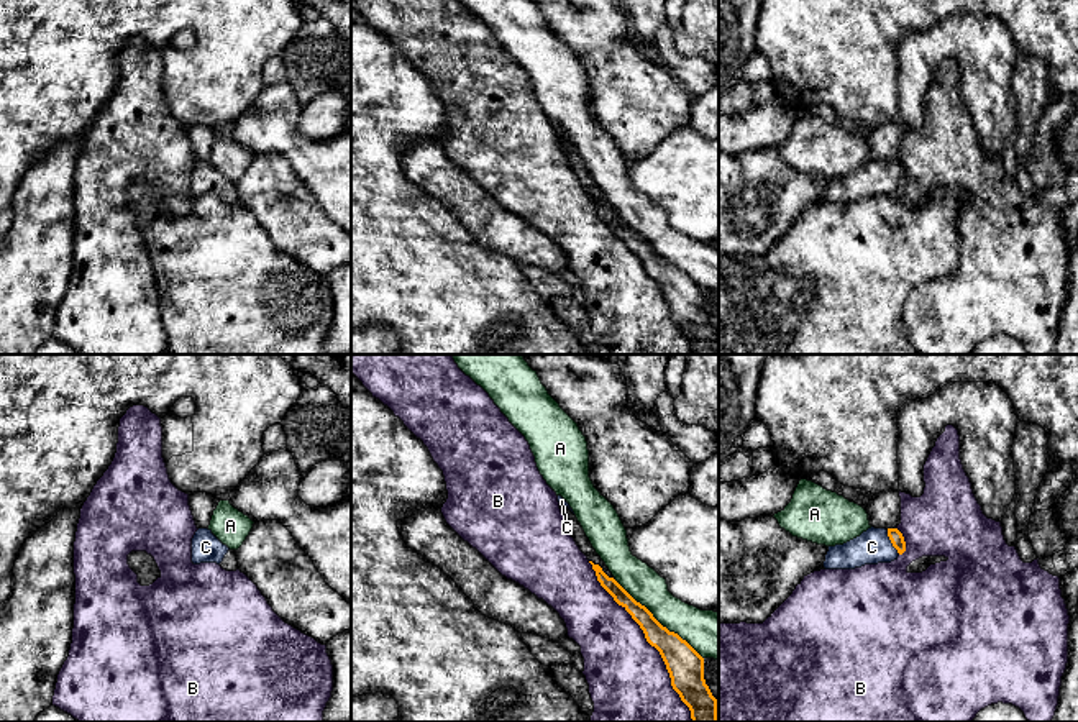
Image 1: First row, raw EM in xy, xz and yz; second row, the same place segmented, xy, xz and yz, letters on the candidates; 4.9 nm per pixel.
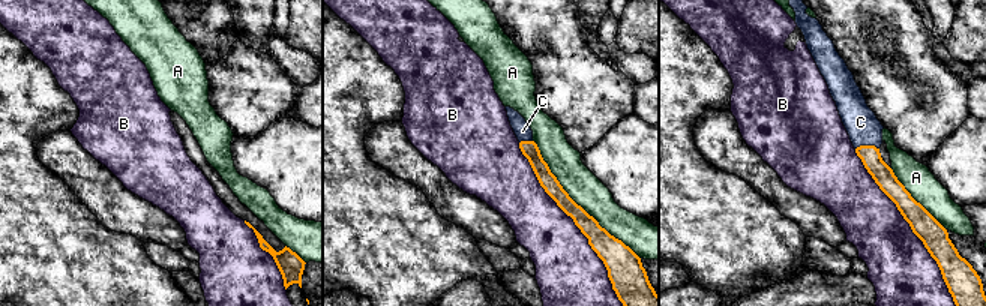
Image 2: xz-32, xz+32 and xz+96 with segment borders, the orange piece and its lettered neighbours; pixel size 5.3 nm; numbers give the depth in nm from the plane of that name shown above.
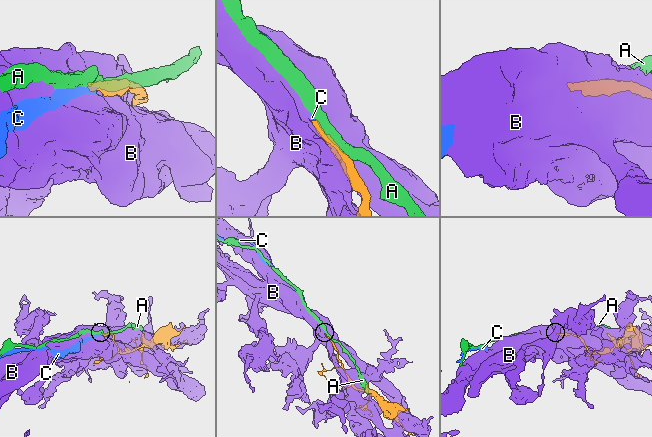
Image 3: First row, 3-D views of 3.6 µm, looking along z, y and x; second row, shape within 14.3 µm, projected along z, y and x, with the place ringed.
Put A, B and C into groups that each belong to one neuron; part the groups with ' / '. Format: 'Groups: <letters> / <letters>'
Groups: A / B / C

